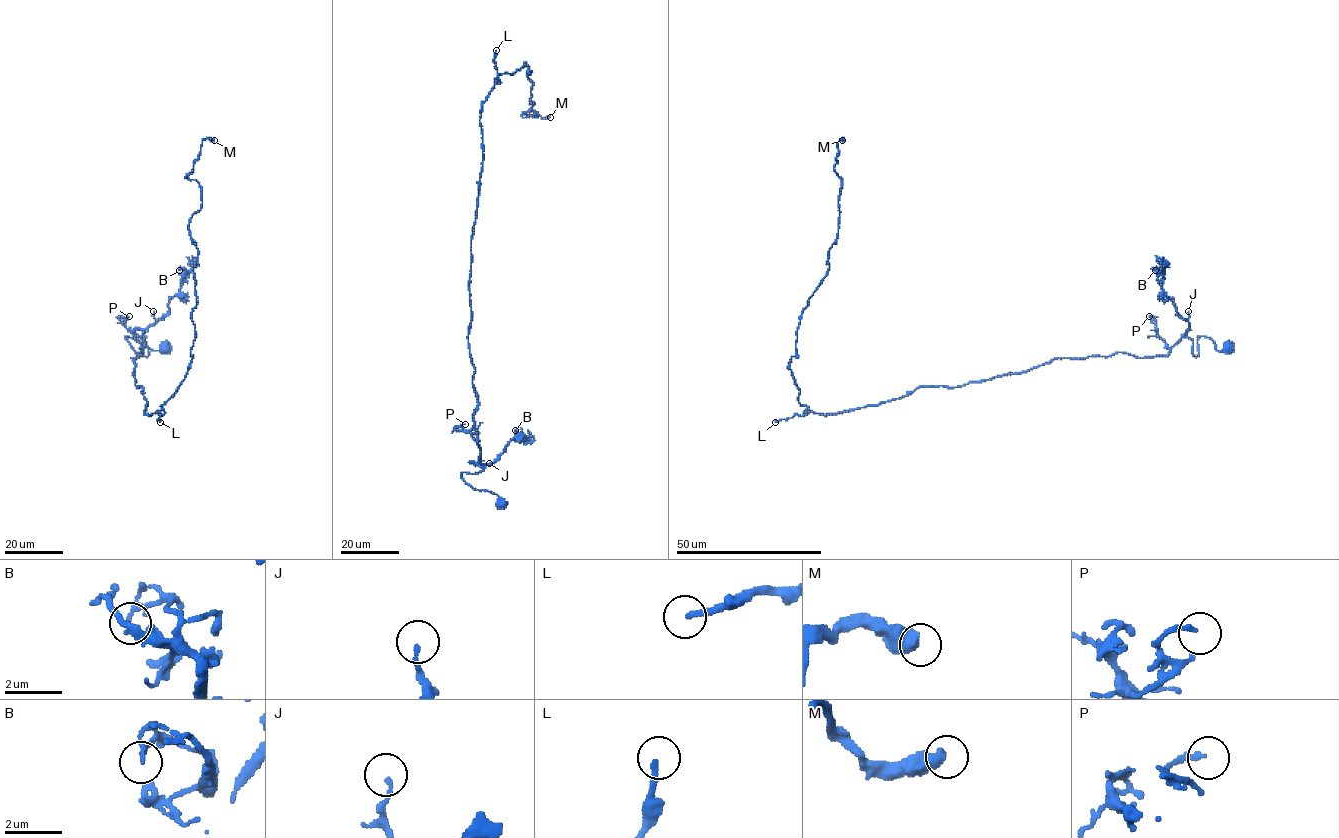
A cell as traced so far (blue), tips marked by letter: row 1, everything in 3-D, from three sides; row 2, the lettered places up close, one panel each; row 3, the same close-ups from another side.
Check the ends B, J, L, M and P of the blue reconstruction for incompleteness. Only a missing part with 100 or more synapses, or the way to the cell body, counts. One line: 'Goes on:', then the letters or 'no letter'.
Goes on: L

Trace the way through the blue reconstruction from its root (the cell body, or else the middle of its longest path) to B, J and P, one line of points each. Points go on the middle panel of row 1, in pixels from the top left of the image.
B: (500, 505), (496, 494), (475, 489), (462, 474), (484, 469), (470, 462), (491, 464), (522, 437), (515, 430)
J: (500, 505), (496, 494), (475, 489), (462, 476), (463, 472), (476, 473), (484, 469), (470, 462), (489, 463)
P: (500, 505), (496, 494), (462, 476), (484, 469), (470, 462), (478, 462), (479, 445), (458, 429), (465, 424)

